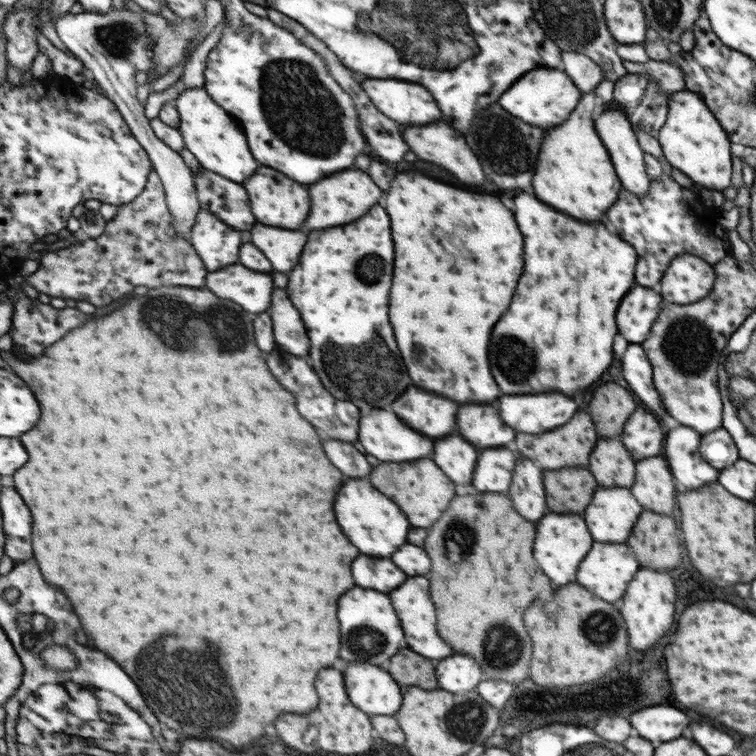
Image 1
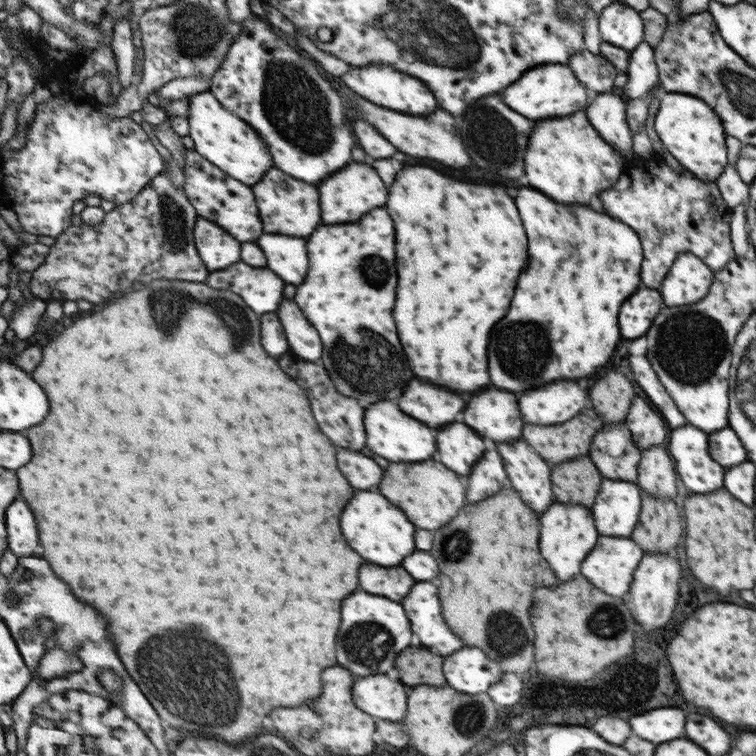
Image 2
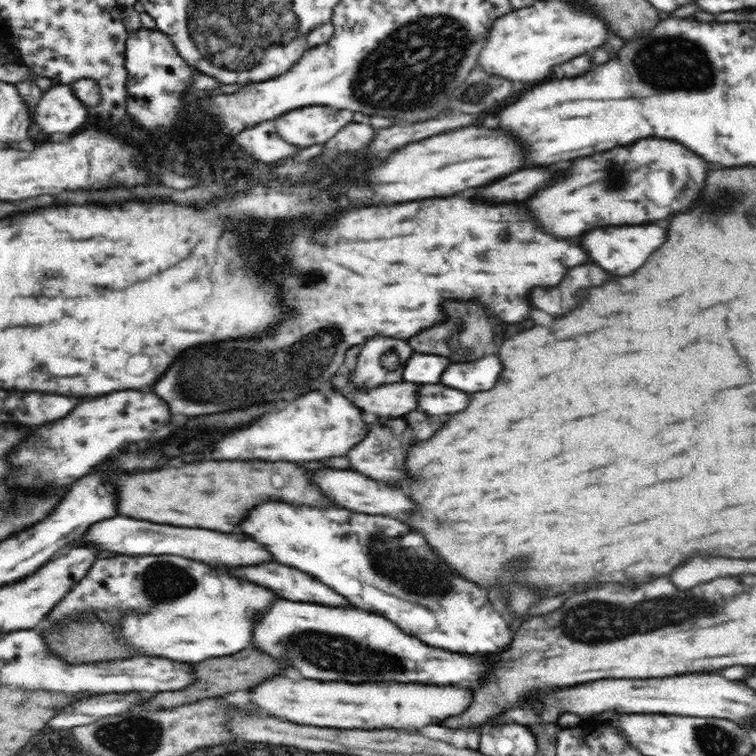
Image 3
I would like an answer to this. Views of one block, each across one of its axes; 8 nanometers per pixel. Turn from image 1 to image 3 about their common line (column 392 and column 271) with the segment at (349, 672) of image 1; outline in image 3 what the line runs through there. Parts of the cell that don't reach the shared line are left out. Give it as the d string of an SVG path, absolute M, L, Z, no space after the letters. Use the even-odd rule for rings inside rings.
M276 676L264 684L255 685L252 702L272 716L292 720L296 724L320 728L402 728L416 730L436 726L444 716L458 716L468 708L468 692L458 686L426 686L426 684L348 684L320 680L290 680Z

